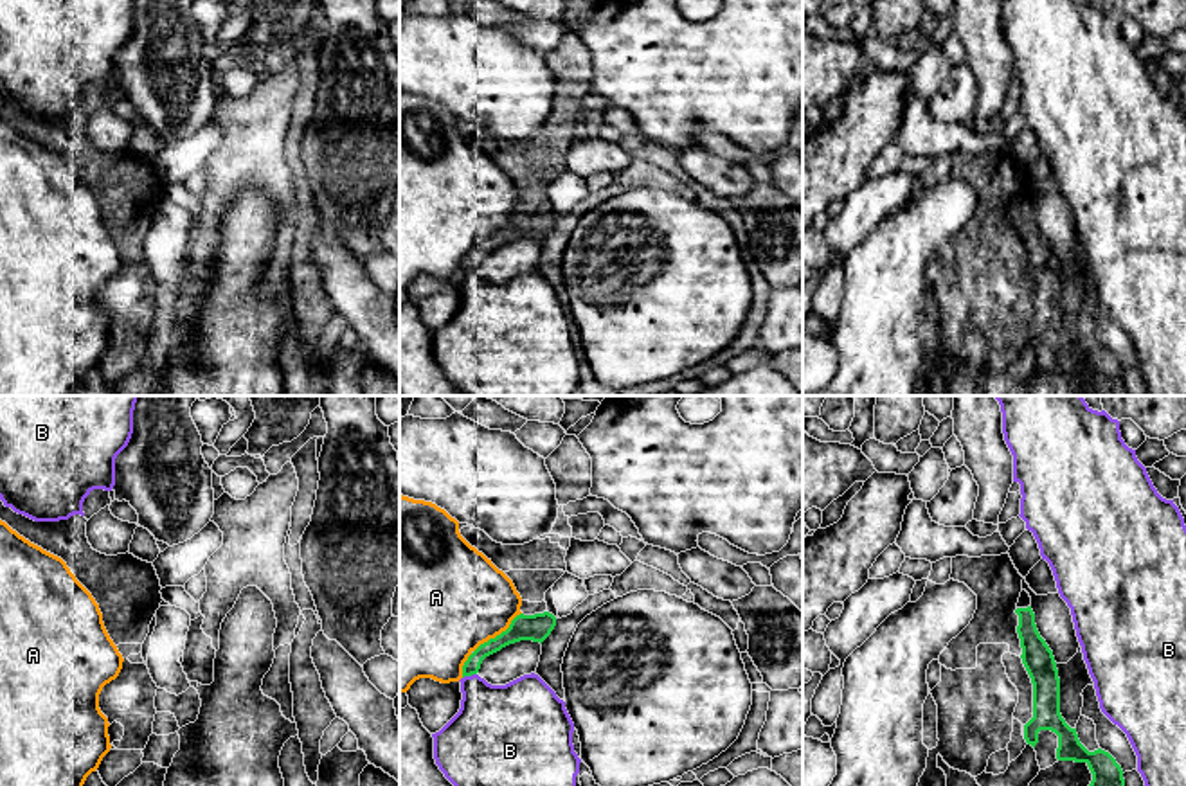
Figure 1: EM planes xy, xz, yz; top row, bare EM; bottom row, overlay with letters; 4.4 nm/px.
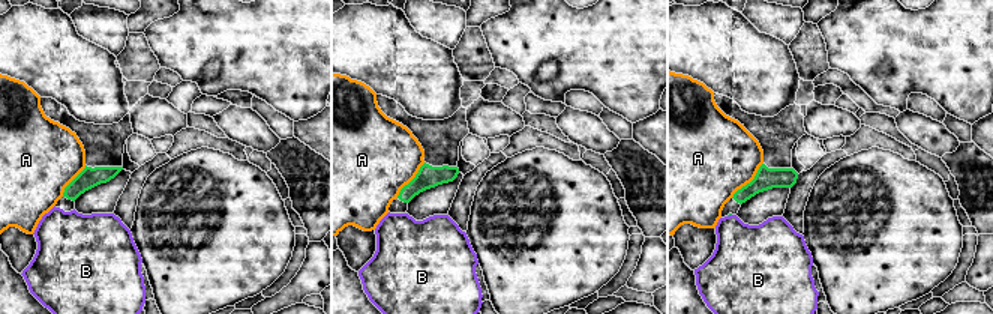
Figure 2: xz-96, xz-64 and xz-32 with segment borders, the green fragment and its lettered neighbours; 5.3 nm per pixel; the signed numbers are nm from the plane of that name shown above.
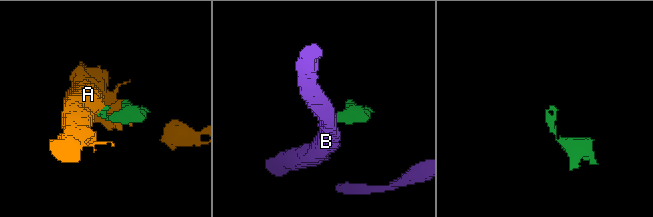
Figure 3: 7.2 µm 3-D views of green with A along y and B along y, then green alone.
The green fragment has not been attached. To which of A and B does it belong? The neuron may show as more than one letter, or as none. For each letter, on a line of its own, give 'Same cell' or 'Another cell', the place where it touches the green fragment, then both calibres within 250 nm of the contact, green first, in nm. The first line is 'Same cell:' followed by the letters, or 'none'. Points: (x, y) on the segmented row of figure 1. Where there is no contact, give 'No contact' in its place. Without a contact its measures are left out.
Same cell: none
A: Another cell. Touches green at xz (485, 643). Thickness 120 nm (green) against 500 nm
B: Another cell. Touches green at xz (468, 675). Thickness 70 nm (green) against 360 nm

